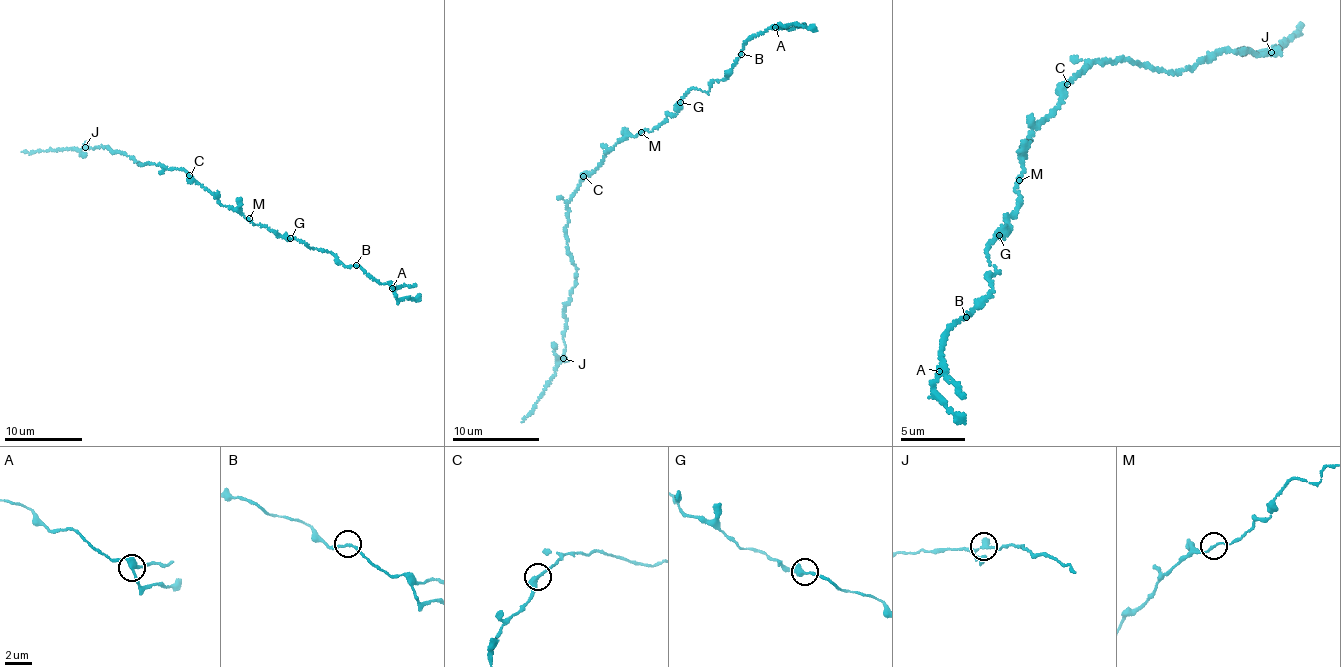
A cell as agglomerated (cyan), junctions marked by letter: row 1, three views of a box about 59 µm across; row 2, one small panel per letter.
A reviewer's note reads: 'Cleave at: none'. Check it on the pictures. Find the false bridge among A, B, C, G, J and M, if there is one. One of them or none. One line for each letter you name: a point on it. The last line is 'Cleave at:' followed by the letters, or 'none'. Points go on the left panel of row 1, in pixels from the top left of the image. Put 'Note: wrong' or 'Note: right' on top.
Note: wrong
A: place (392, 288)
Cleave at: A

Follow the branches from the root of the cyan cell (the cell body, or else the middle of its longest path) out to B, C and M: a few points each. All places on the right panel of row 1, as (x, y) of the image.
B: (1046, 116), (1026, 145), (1016, 211), (990, 244), (997, 271), (988, 296), (967, 316)
C: (1046, 116), (1055, 114), (1059, 108), (1067, 84)
M: (1046, 116), (1032, 131), (1019, 180)

